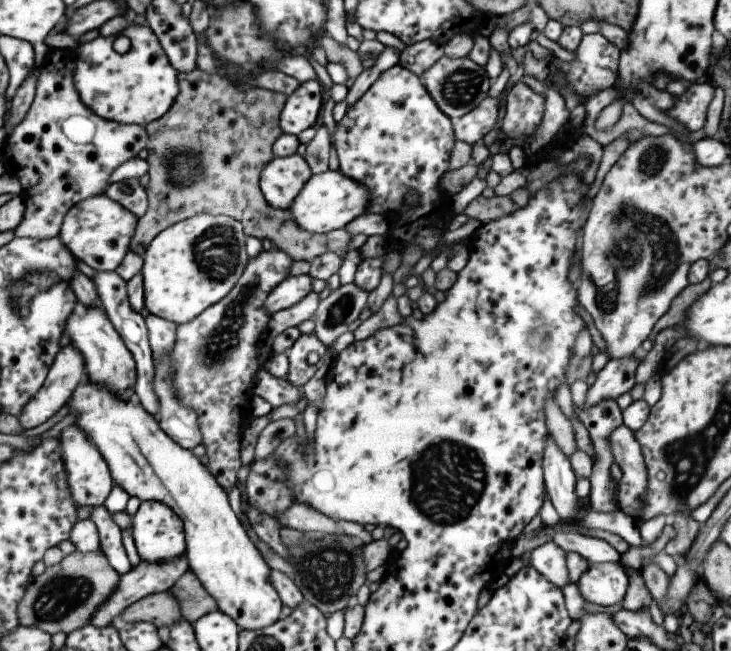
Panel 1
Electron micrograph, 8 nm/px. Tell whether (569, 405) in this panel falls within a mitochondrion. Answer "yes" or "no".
no

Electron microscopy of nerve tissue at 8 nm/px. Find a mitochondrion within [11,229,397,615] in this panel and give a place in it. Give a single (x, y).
(326, 570)

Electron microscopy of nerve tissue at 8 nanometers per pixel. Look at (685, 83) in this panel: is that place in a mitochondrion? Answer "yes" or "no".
no

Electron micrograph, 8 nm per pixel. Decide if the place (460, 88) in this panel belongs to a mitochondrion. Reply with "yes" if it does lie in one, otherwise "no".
yes

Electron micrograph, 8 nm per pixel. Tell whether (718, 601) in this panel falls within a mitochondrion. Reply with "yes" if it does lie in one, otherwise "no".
no

